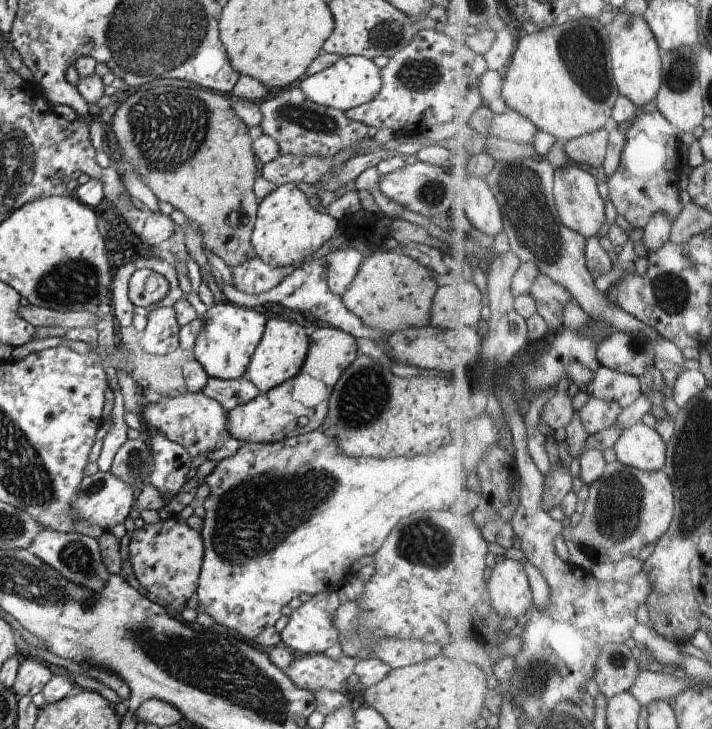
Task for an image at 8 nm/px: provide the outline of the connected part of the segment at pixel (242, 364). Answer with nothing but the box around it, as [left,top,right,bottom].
[193,301,266,380]

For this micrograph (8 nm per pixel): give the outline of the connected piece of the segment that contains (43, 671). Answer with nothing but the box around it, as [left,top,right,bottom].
[11,656,53,698]

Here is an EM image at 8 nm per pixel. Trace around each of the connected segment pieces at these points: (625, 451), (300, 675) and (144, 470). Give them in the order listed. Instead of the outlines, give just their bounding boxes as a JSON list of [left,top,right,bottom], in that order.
[[614,421,669,471],[282,653,357,692],[110,438,155,494]]

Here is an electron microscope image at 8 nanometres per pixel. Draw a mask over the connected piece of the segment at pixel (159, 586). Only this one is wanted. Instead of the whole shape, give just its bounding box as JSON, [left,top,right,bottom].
[128,516,204,617]

